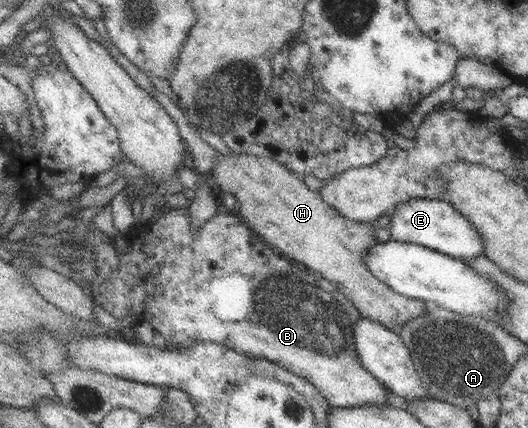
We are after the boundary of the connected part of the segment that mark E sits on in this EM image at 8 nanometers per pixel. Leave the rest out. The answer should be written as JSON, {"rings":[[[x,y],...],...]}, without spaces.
{"rings":[[[416,198],[399,203],[390,216],[388,227],[391,241],[420,244],[456,259],[475,259],[484,255],[477,229],[443,198]]]}

